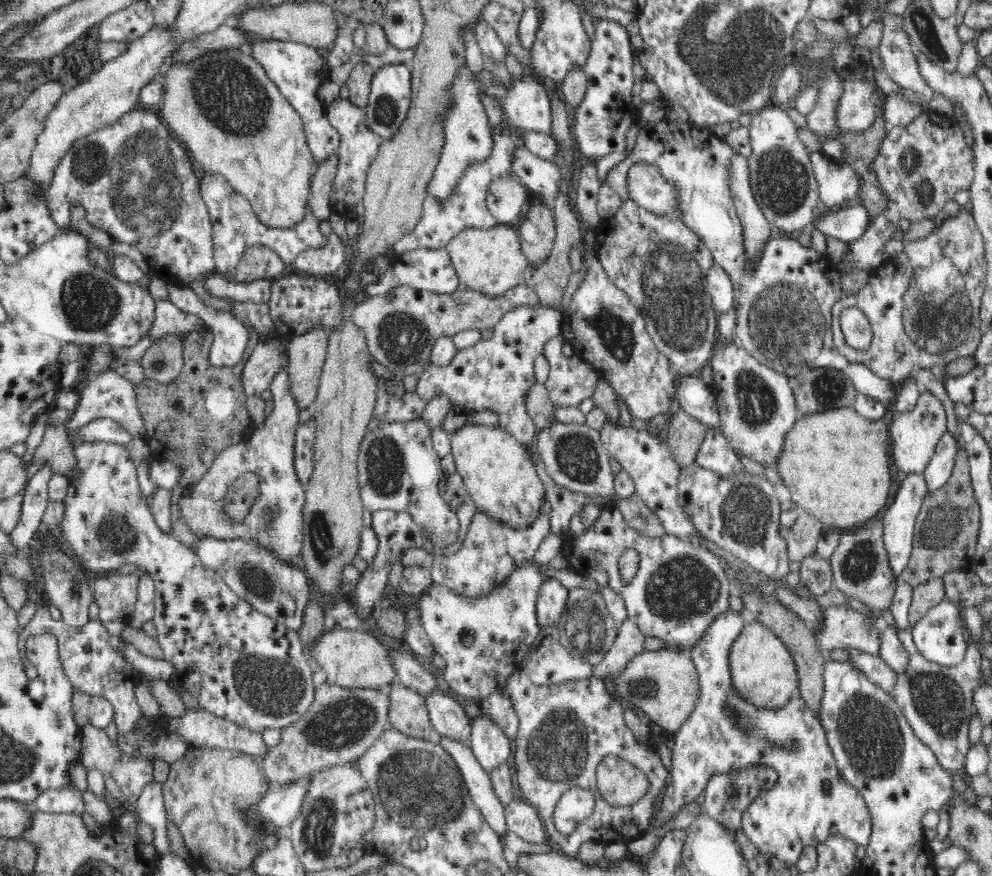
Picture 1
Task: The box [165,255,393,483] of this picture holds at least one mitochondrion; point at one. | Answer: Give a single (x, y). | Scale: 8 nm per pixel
(199, 434)

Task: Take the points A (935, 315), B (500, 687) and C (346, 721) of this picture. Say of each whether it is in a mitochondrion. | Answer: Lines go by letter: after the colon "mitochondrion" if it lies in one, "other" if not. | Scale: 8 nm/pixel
A: mitochondrion
B: other
C: mitochondrion

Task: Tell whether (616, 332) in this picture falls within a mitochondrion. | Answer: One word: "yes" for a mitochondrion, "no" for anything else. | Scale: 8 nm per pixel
yes

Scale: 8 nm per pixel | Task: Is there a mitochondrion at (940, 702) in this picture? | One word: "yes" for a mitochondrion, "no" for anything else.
yes

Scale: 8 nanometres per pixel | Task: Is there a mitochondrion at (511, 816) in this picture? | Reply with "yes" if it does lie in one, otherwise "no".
no

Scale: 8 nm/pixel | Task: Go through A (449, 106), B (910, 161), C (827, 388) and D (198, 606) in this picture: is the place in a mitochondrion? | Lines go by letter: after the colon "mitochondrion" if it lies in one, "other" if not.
A: other
B: mitochondrion
C: mitochondrion
D: mitochondrion

